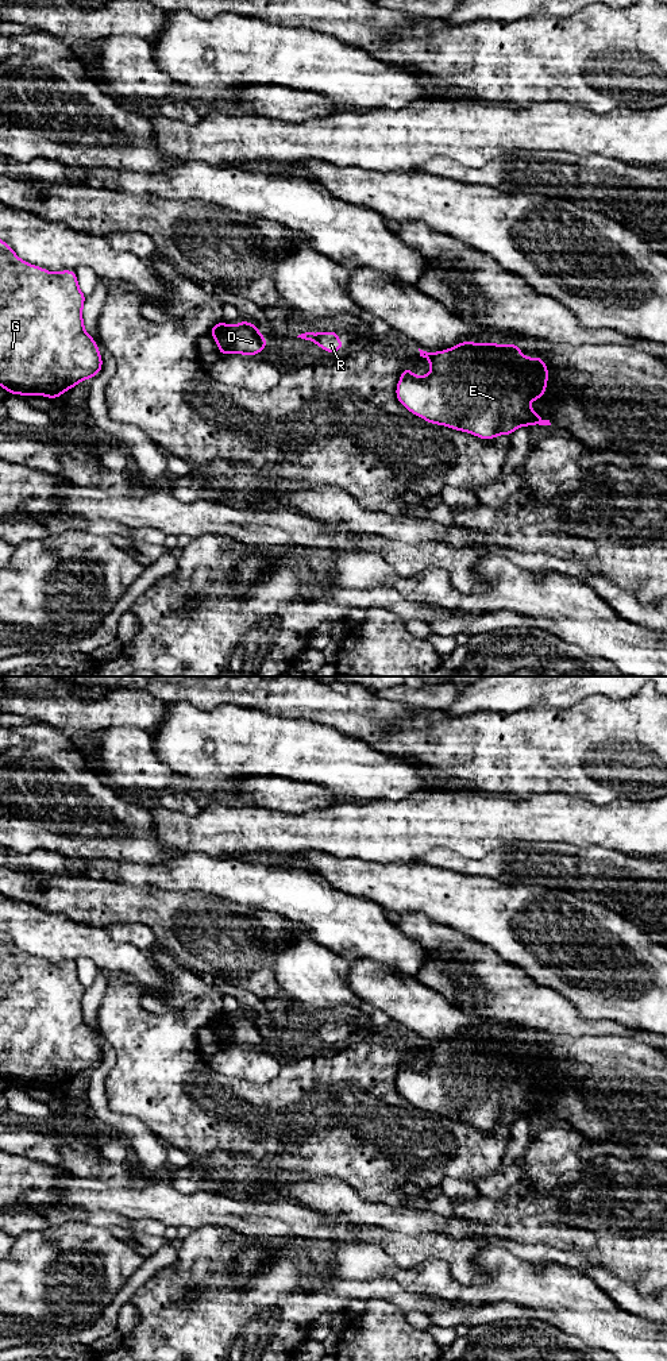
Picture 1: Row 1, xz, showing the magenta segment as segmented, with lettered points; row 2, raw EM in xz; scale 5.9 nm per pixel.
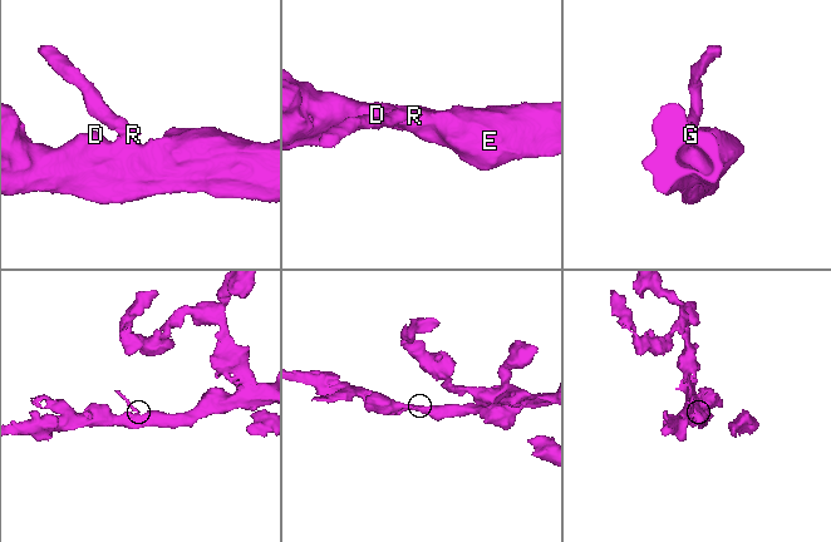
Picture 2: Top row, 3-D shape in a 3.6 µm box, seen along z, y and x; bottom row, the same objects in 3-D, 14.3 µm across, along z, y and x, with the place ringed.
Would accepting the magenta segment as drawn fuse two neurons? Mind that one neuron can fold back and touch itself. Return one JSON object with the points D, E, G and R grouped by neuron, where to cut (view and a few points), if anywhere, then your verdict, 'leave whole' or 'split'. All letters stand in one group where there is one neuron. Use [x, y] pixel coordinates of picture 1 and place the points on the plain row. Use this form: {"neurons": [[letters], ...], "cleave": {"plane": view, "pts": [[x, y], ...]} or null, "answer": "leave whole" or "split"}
{"neurons": [["D", "E", "G"], ["R"]], "cleave": {"plane": "xz", "pts": [[316, 1025], [313, 1033]]}, "answer": "split"}

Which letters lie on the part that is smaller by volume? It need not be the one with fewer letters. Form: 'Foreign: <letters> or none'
Foreign: R

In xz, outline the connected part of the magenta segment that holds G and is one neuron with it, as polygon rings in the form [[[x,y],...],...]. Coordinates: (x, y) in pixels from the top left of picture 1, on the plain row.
[[[0,930],[0,1077],[9,1086],[58,1090],[84,1071],[96,1068],[103,1059],[96,1032],[85,1023],[82,998],[86,987],[78,979],[74,961],[51,964],[22,952]]]

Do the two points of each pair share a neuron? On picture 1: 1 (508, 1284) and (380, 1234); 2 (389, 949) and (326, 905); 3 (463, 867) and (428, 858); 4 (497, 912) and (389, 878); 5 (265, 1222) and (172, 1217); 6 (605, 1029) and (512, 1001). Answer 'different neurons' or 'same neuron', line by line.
1: different neurons
2: same neuron
3: same neuron
4: same neuron
5: same neuron
6: same neuron

